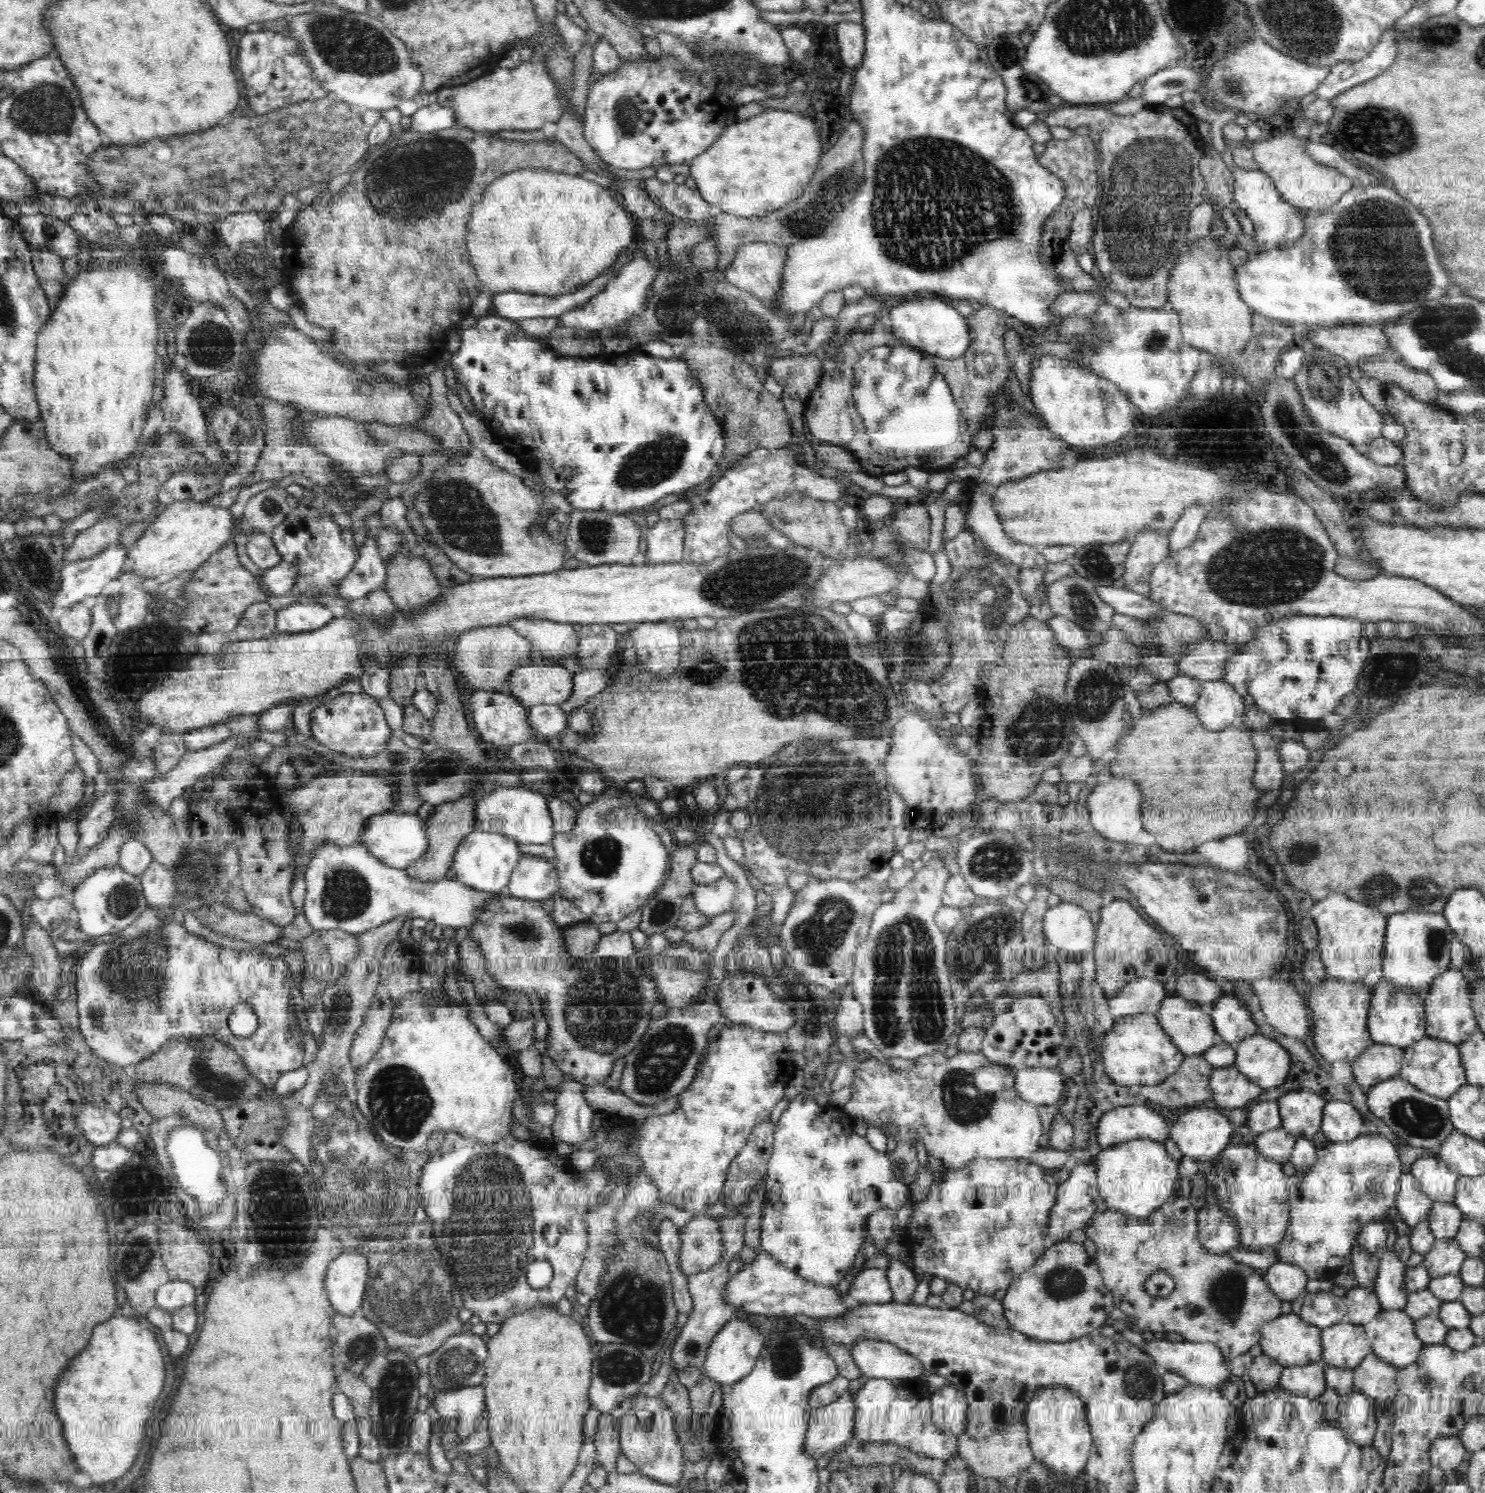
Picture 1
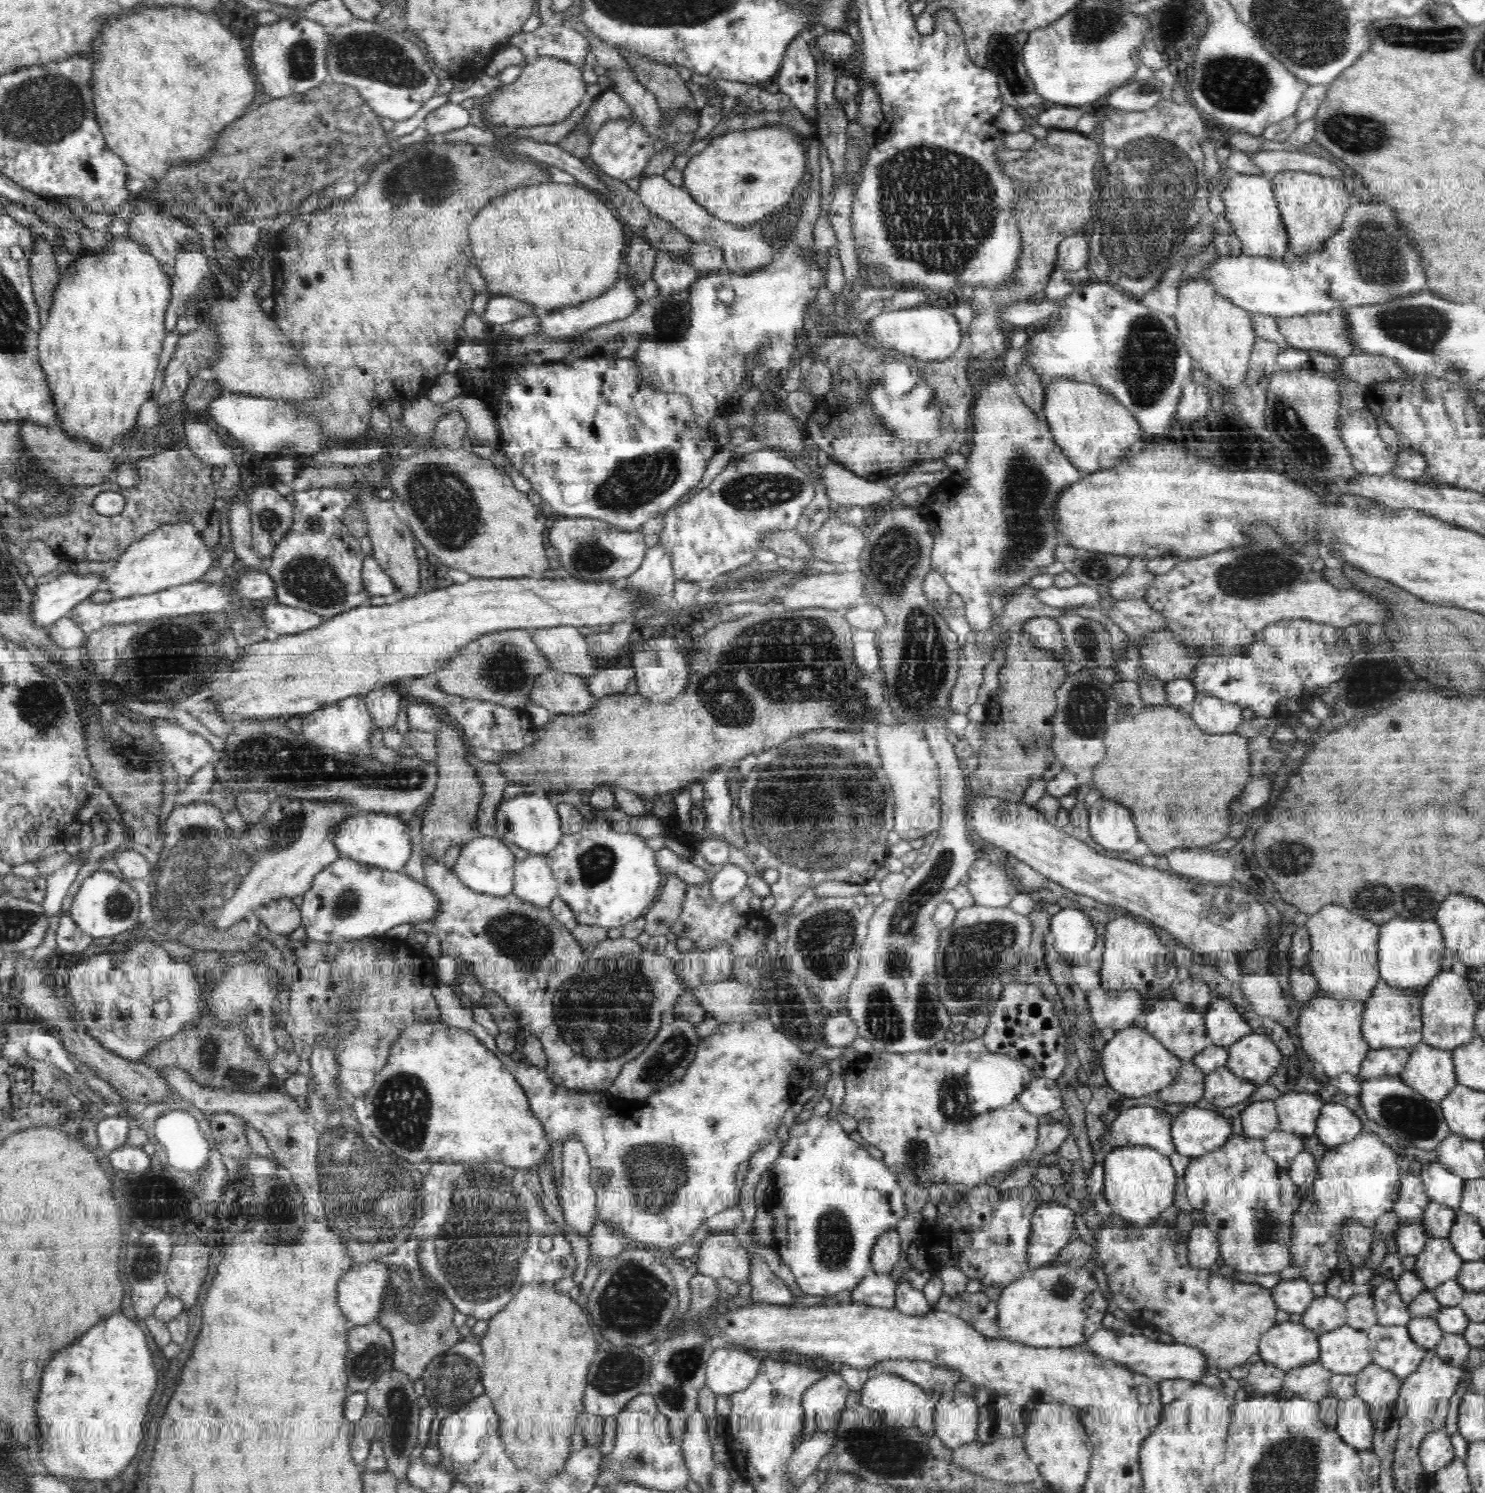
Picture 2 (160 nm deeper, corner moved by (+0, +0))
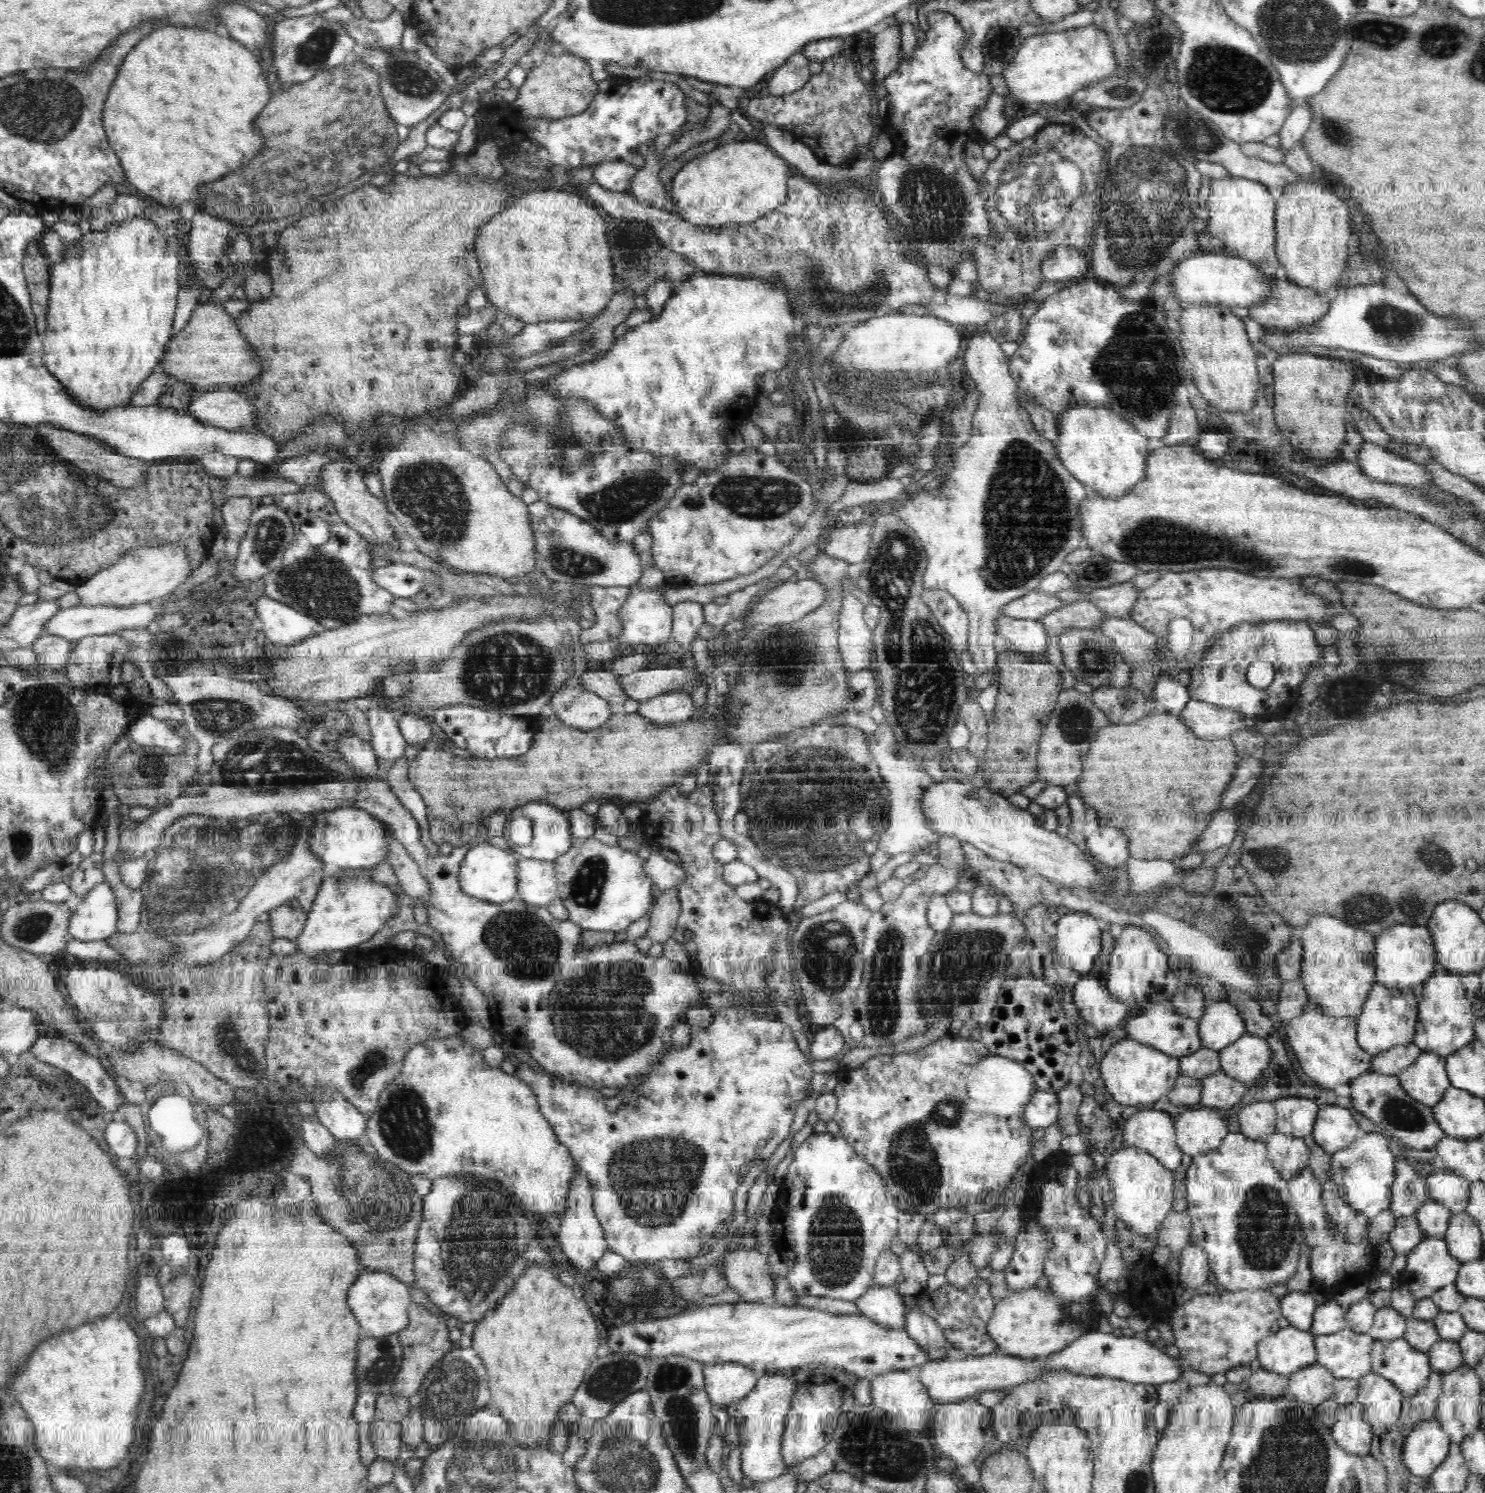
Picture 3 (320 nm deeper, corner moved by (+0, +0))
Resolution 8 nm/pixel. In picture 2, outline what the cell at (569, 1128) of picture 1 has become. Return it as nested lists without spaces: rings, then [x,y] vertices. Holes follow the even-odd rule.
[[[570,1134],[563,1140],[562,1144],[563,1175],[561,1177],[561,1187],[559,1193],[561,1204],[564,1209],[564,1220],[568,1226],[576,1230],[582,1238],[587,1238],[591,1234],[593,1225],[597,1222],[597,1198],[595,1189],[590,1183],[591,1162],[585,1146],[582,1146],[580,1137]]]

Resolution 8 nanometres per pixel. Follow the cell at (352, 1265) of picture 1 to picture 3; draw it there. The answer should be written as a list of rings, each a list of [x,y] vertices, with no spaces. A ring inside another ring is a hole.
[[[363,1270],[348,1290],[348,1306],[358,1321],[362,1337],[396,1334],[407,1326],[407,1306],[411,1302],[410,1290],[397,1276],[386,1271]]]

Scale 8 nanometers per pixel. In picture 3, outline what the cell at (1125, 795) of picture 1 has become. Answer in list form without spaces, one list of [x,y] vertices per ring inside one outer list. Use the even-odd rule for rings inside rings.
[[[1100,828],[1100,832],[1093,832],[1084,842],[1090,854],[1104,867],[1119,868],[1130,858],[1128,840],[1116,828]]]

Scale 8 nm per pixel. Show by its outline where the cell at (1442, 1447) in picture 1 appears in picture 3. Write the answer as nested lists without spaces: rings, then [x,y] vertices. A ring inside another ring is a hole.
[[[1422,1421],[1405,1438],[1401,1454],[1403,1466],[1414,1476],[1430,1477],[1449,1456],[1451,1444],[1449,1434],[1438,1421]]]

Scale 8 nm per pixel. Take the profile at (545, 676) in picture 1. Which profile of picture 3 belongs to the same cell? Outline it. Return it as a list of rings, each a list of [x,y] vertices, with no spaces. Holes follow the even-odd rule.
[[[564,683],[551,694],[547,704],[553,705],[552,714],[556,714],[566,726],[580,731],[600,728],[613,714],[612,705],[605,698],[580,684]]]

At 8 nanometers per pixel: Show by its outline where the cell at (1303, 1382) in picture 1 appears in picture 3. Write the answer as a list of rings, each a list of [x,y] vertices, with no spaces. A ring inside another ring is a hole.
[[[1316,1362],[1289,1374],[1286,1394],[1306,1404],[1318,1406],[1321,1402],[1333,1398],[1335,1379],[1325,1366]]]

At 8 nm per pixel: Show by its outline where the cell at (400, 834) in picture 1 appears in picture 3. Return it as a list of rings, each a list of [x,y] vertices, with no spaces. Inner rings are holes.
[[[356,807],[337,808],[336,810],[318,813],[319,819],[313,826],[310,849],[325,862],[325,874],[333,868],[358,870],[372,868],[380,862],[388,860],[390,841],[388,829],[380,819],[369,812]]]

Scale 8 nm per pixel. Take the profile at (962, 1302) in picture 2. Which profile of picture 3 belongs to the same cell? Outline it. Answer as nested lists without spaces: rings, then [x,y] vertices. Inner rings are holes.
[[[977,1277],[964,1288],[946,1284],[938,1290],[926,1290],[914,1297],[917,1299],[919,1310],[931,1316],[940,1325],[946,1336],[945,1340],[957,1350],[965,1351],[969,1357],[991,1355],[996,1350],[996,1342],[987,1331],[987,1322],[995,1309],[987,1280]]]

